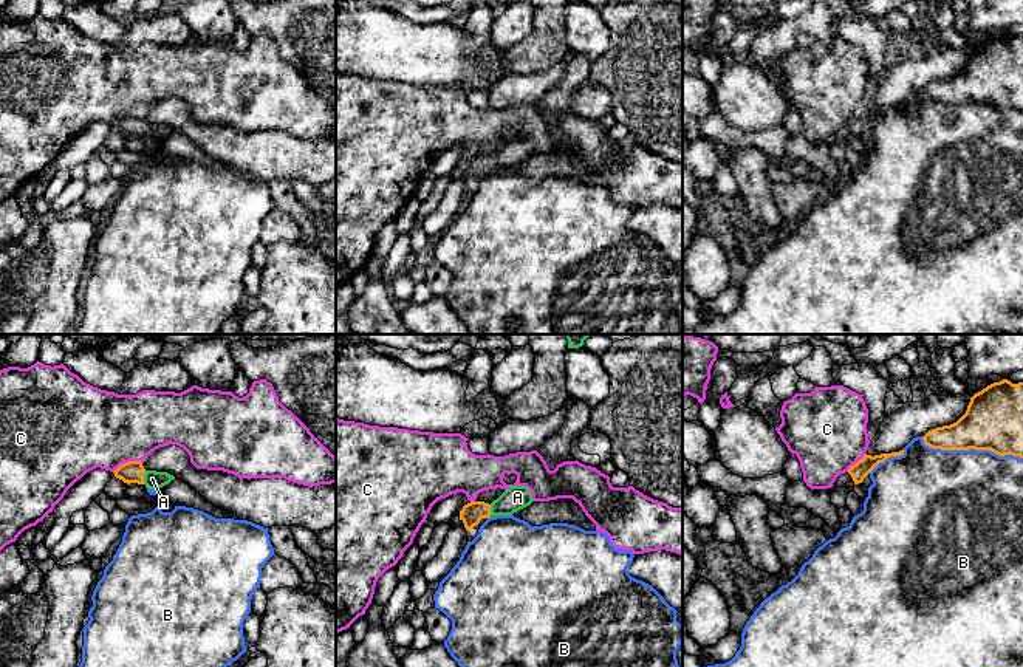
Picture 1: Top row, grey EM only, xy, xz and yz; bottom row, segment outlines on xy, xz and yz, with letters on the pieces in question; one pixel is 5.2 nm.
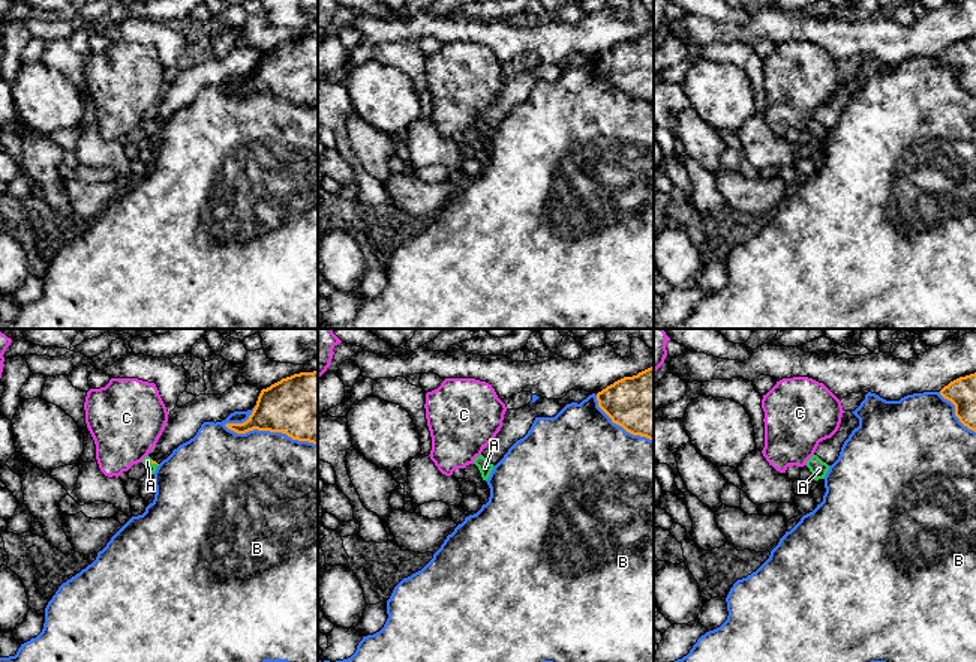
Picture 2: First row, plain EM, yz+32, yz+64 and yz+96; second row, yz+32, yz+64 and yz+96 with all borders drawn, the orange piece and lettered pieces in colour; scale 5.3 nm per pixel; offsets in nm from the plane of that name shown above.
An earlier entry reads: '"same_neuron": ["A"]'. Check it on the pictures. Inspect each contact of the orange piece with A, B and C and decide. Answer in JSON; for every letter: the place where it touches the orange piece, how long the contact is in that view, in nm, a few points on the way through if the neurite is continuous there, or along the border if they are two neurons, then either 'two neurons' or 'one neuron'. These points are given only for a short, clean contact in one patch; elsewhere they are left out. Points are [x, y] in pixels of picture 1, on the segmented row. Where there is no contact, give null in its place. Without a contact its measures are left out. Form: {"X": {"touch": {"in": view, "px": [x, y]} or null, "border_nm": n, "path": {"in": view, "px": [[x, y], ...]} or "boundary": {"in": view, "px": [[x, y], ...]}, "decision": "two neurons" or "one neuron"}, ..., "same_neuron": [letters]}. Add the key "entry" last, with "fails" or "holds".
{"A": {"touch": {"in": "xy", "px": [143, 477]}, "border_nm": 70, "path": {"in": "xy", "px": [[129, 472], [143, 477], [152, 478]]}, "decision": "one neuron"}, "B": {"touch": {"in": "yz", "px": [971, 448]}, "border_nm": 550, "decision": "two neurons"}, "C": {"touch": {"in": "xy", "px": [129, 461]}, "border_nm": 160, "boundary": {"in": "xy", "px": [[141, 461], [124, 461], [113, 472]]}, "decision": "two neurons"}, "same_neuron": ["A"], "entry": "holds"}

